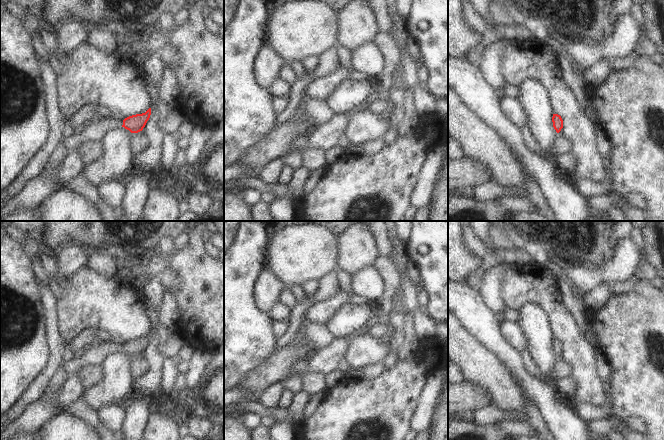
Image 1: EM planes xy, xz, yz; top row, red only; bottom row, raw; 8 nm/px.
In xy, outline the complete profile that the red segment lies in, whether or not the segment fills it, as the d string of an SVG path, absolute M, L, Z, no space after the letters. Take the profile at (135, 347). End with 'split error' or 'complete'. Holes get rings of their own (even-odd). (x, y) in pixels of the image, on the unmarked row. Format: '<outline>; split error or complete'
M149 332L145 337L132 339L124 344L114 343L112 341L101 341L98 346L84 352L80 358L74 358L68 362L63 361L62 368L68 374L71 374L86 365L101 365L107 356L118 351L124 351L131 357L138 357L143 354L150 339L151 332Z; split error

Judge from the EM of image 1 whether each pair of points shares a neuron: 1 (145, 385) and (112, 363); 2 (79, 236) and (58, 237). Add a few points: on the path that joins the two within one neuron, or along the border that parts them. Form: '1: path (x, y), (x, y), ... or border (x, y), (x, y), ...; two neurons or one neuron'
1: border (134, 379), (131, 389); two neurons
2: path (74, 236), (63, 236); one neuron

